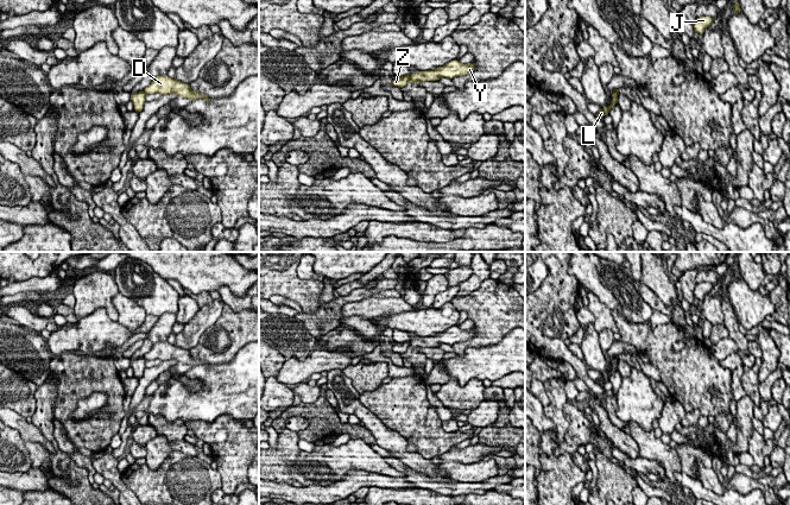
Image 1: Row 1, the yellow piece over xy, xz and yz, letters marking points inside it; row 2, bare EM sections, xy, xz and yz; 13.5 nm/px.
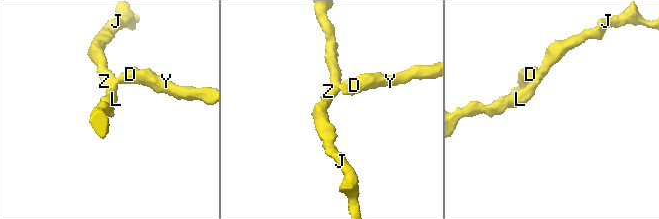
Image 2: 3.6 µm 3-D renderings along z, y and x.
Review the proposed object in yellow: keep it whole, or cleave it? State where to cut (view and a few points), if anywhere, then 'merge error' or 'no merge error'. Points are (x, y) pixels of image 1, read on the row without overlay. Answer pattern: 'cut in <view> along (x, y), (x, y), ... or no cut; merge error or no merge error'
cut in xz along (409, 340), (410, 346); merge error

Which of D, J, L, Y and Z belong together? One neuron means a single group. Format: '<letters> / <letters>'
D Y / J L Z

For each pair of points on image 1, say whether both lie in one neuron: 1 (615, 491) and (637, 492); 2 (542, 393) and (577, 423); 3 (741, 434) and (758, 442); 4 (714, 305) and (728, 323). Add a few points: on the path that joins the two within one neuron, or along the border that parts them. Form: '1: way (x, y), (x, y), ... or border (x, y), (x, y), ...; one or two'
1: border (636, 485), (631, 492); two
2: border (567, 401), (564, 441); two
3: border (753, 429), (747, 450); two
4: border (720, 298), (724, 324); two

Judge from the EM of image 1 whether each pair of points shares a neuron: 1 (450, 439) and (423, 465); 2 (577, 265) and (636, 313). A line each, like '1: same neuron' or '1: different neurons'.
1: different neurons
2: same neuron

